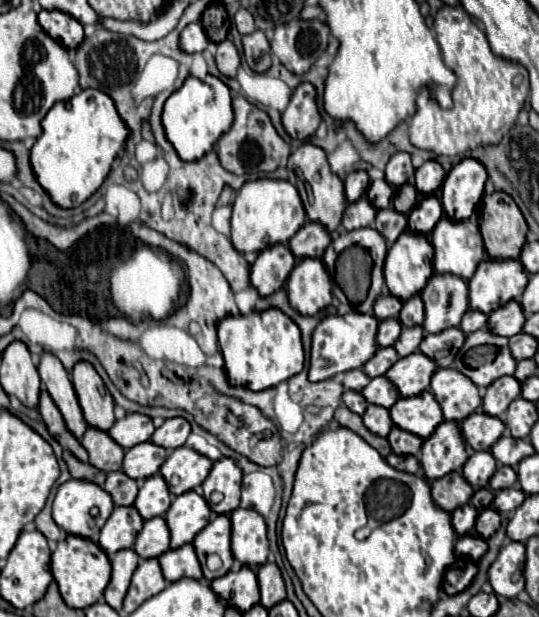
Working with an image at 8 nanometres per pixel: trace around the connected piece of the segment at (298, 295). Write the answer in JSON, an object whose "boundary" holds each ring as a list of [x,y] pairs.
{"boundary":[[[320,259],[298,261],[286,283],[290,305],[300,315],[316,315],[332,301],[332,281]]]}

